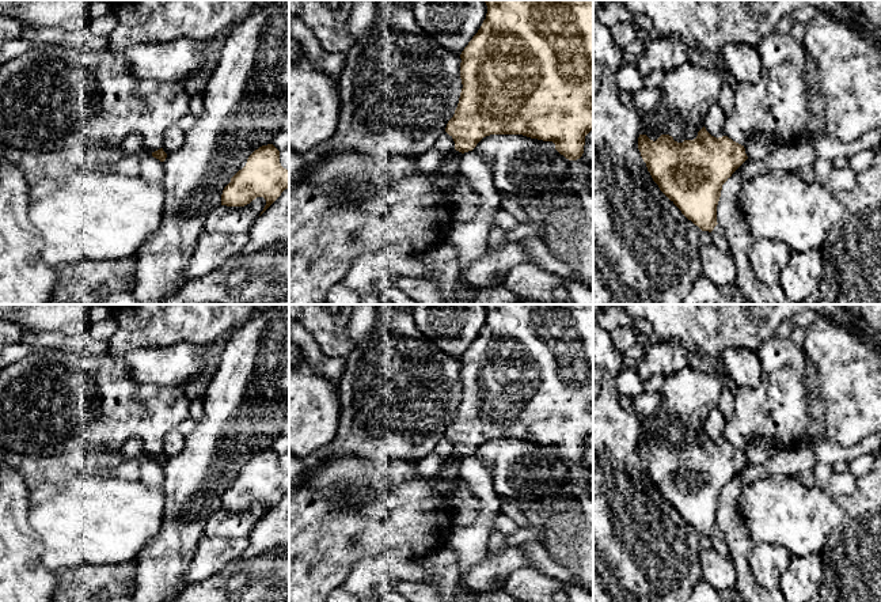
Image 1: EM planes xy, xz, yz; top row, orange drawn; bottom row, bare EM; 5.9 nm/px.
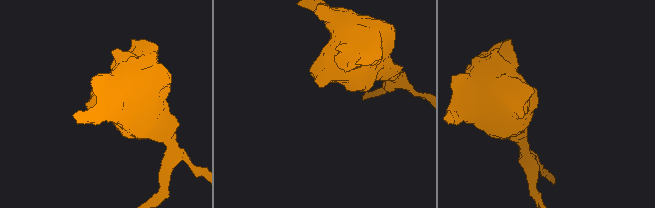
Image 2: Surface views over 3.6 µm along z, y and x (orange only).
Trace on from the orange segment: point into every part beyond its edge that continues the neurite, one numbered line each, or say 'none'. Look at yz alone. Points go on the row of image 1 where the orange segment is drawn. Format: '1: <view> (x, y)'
none

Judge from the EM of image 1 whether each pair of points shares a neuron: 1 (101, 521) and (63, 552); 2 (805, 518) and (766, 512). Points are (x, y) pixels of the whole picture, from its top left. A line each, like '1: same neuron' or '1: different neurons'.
1: same neuron
2: same neuron

